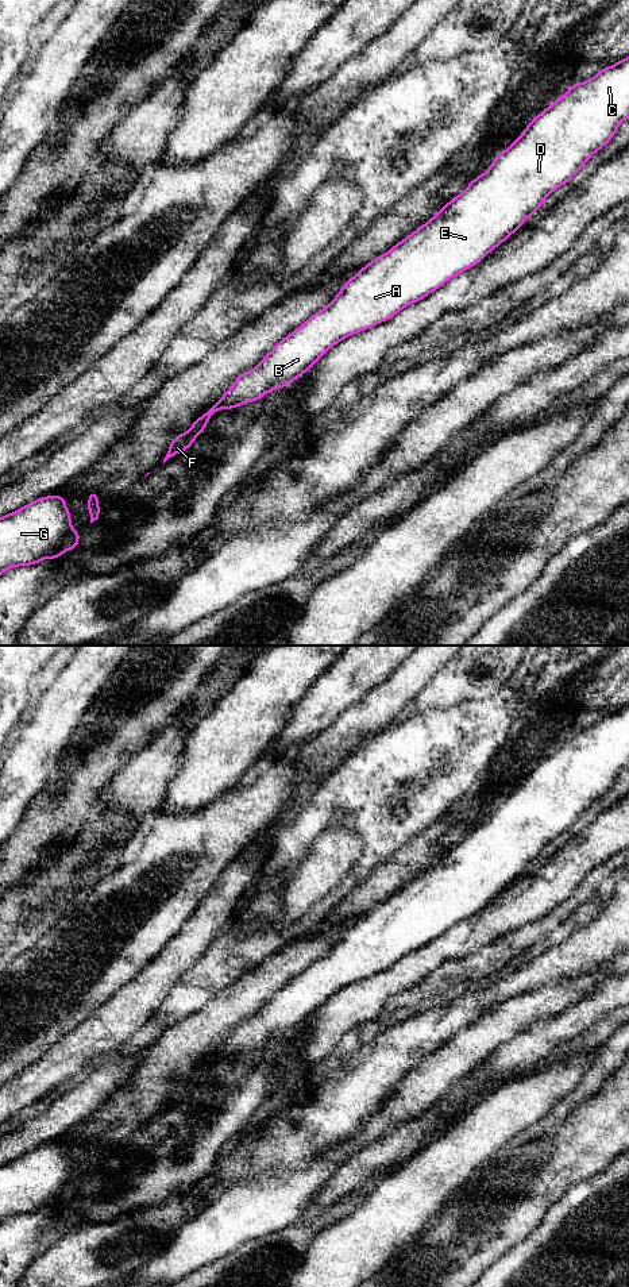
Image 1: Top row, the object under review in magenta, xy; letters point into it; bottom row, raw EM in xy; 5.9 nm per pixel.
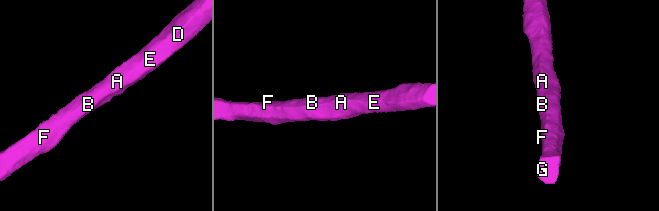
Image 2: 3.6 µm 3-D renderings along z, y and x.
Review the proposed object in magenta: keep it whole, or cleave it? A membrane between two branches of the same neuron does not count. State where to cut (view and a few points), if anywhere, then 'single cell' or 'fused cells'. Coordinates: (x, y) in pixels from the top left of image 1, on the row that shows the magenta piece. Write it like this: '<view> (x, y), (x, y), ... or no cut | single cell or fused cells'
no cut | single cell

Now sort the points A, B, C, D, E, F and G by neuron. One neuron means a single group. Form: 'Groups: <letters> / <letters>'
Groups: A B C D E F G

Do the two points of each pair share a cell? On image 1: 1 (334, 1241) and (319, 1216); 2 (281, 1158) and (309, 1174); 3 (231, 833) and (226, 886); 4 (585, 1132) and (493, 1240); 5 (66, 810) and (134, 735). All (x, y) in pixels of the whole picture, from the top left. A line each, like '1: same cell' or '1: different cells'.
1: different cells
2: different cells
3: different cells
4: same cell
5: same cell

